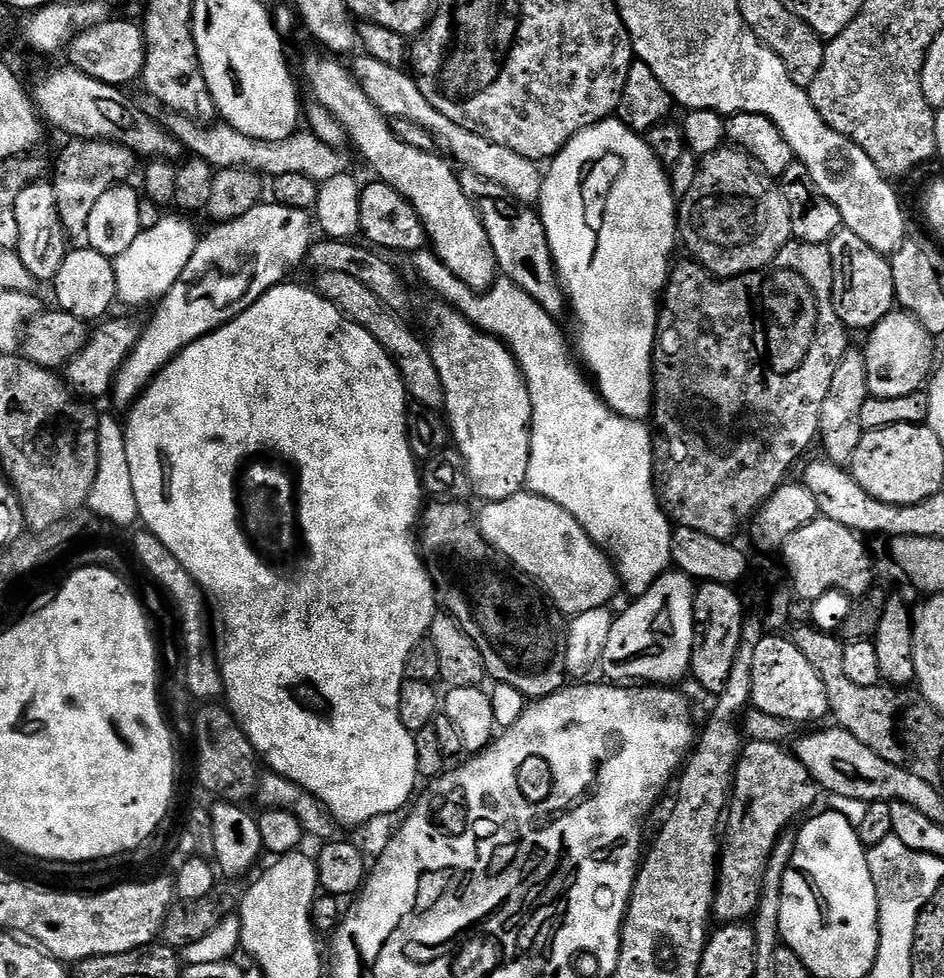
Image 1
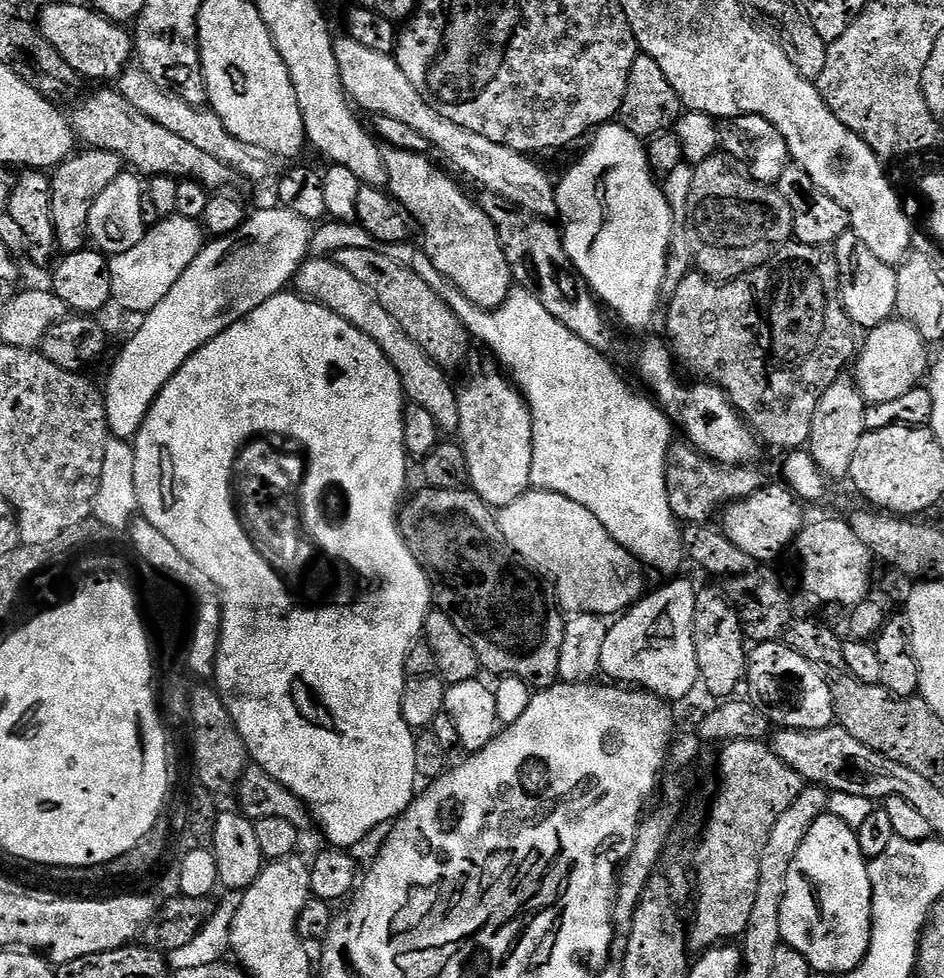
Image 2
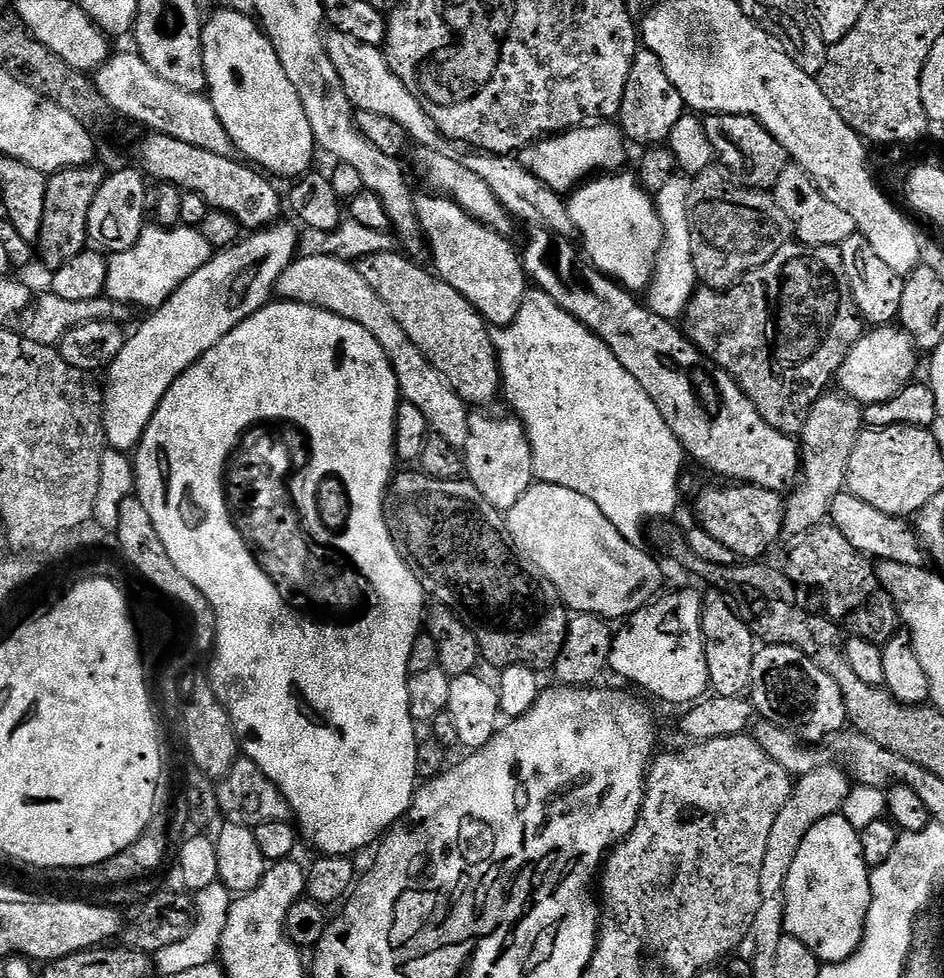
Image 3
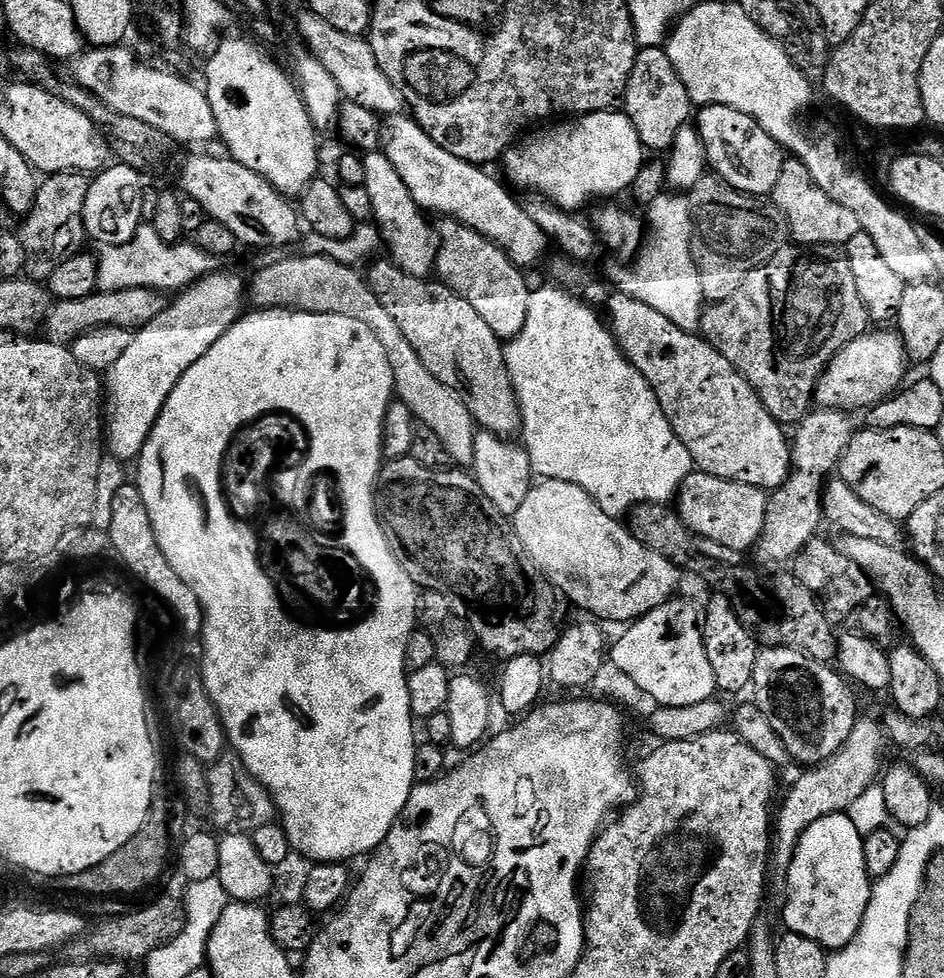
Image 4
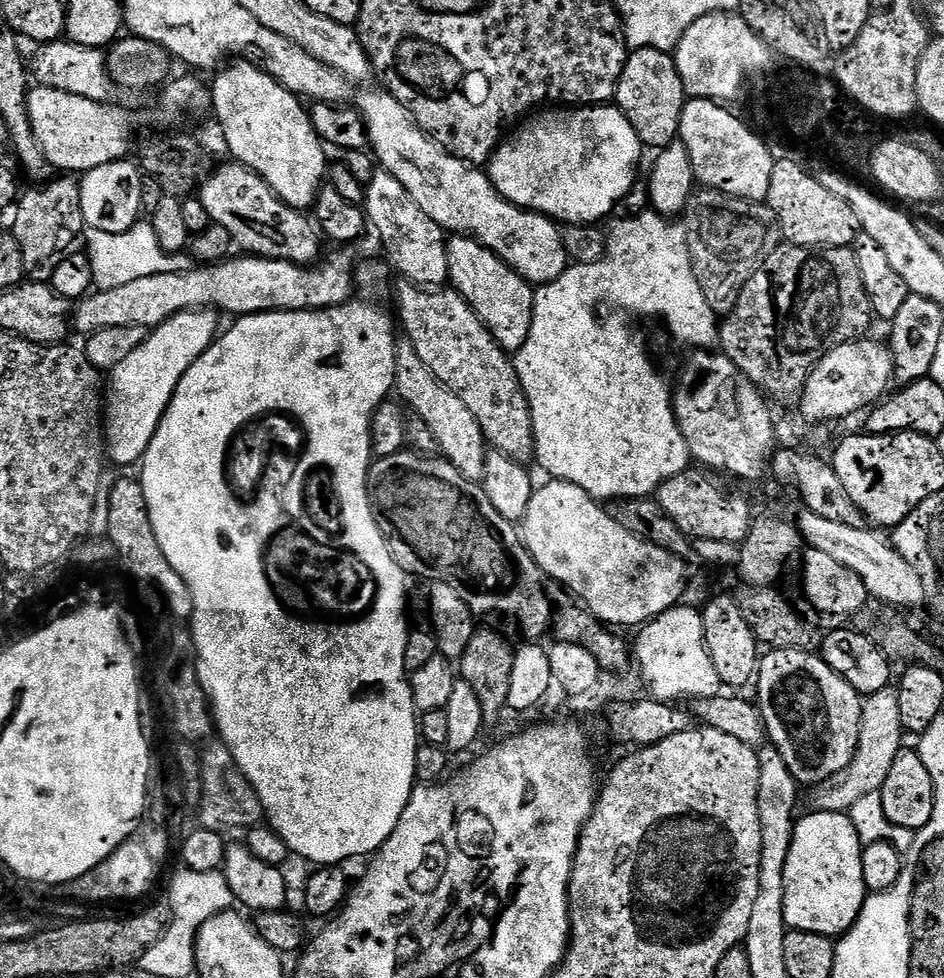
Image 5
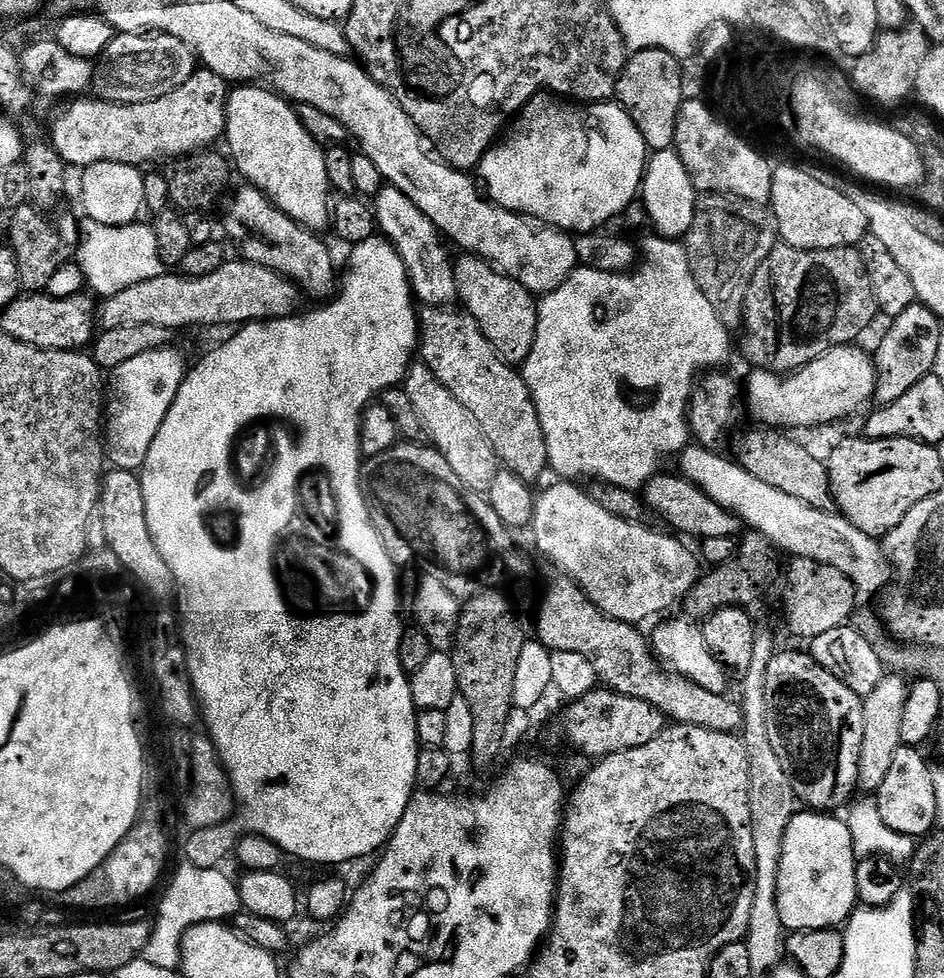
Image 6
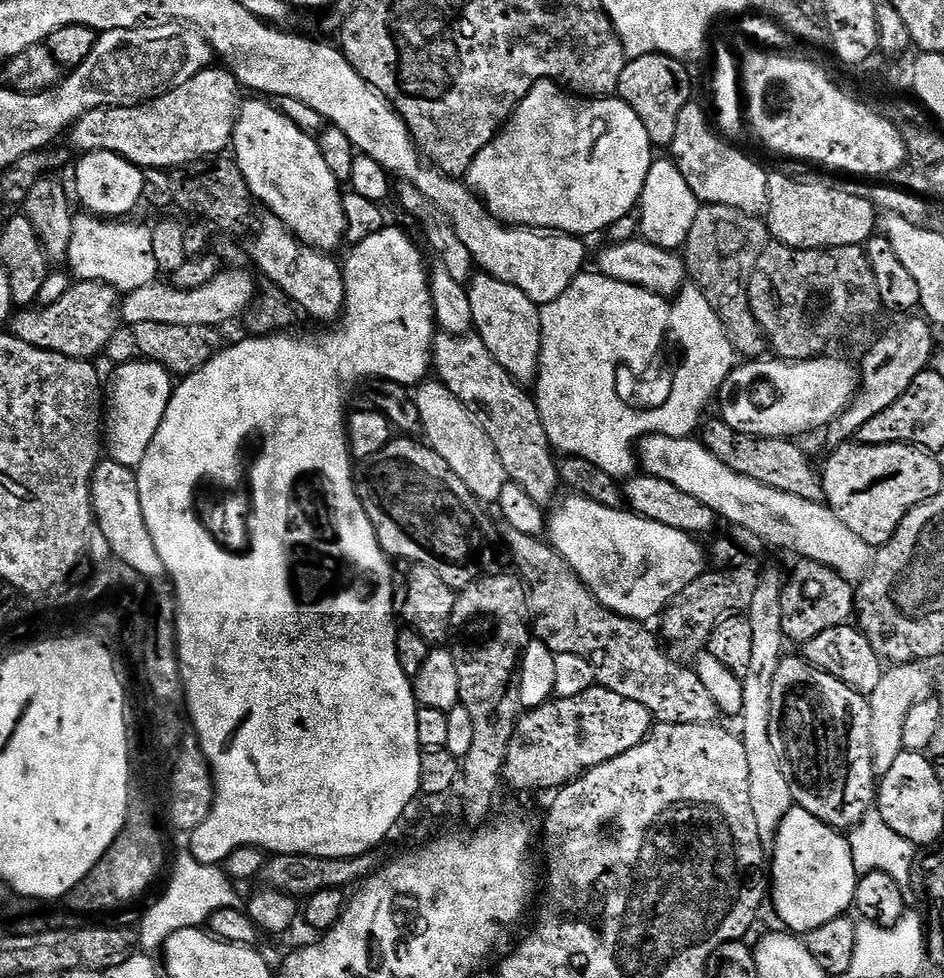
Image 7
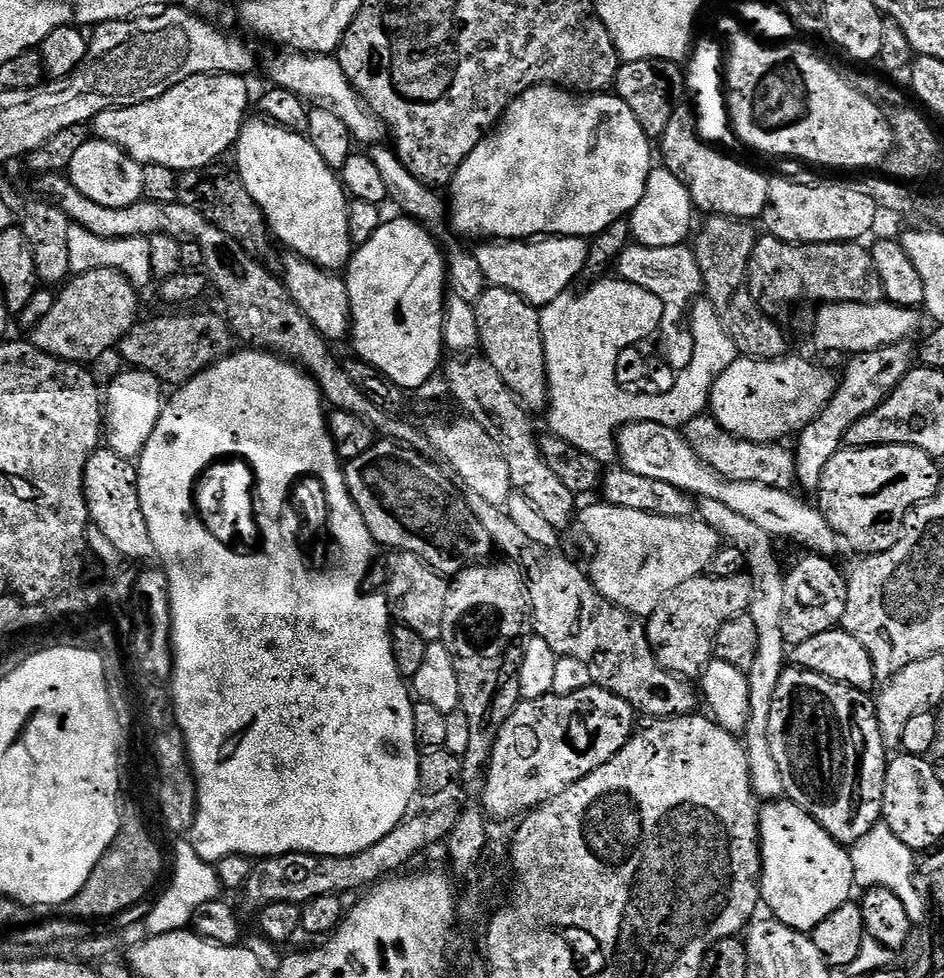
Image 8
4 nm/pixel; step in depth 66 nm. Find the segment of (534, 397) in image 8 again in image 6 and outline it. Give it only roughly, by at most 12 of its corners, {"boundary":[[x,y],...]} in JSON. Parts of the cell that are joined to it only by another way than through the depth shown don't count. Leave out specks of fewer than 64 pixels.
{"boundary":[[481,256],[454,263],[458,300],[506,363],[534,350],[537,297]]}

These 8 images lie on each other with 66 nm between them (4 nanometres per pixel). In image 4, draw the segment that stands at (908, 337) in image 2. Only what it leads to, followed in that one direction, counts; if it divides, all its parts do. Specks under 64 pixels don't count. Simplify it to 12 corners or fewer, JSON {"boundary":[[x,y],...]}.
{"boundary":[[892,330],[854,338],[816,387],[822,408],[867,410],[905,383]]}

